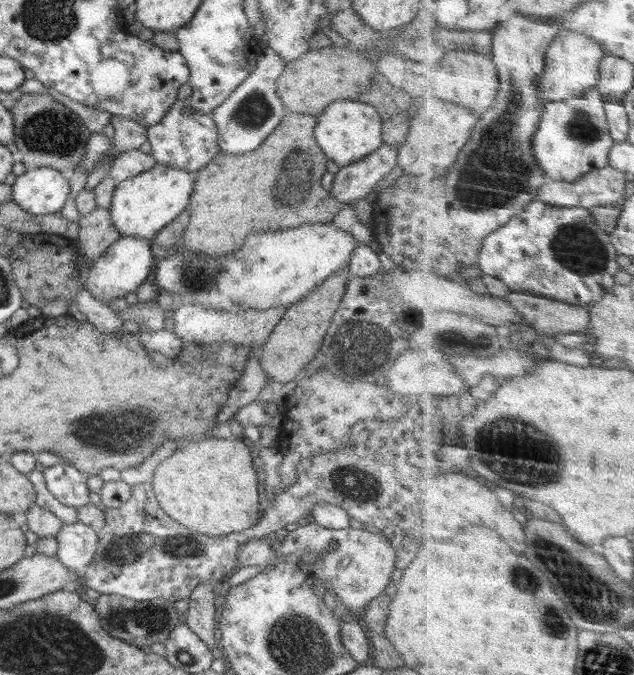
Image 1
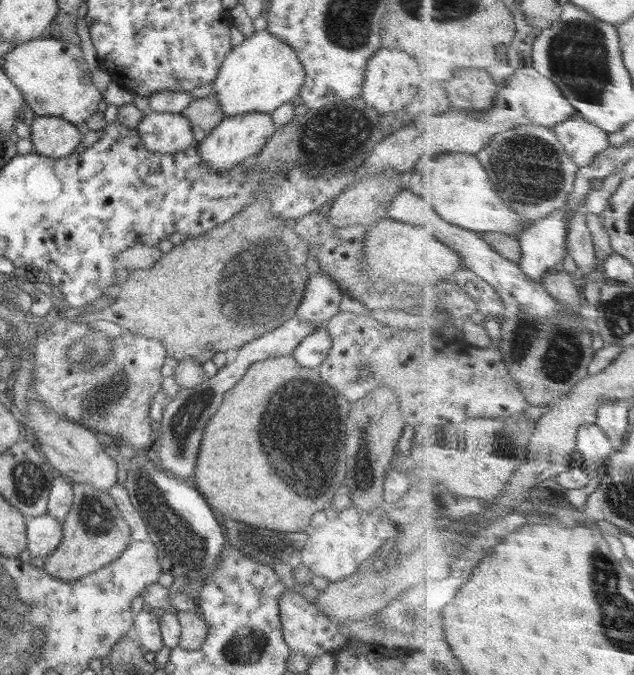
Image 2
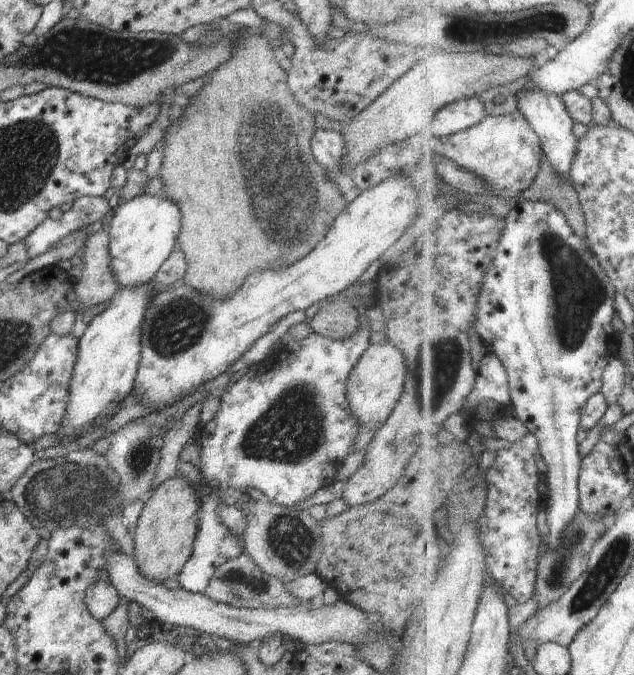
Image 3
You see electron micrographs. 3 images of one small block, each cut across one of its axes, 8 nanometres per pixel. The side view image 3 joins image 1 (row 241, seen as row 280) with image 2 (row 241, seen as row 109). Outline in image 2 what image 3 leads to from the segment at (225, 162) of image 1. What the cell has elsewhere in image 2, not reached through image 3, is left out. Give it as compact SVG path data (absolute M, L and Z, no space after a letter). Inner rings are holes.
M258 197L248 203L247 206L244 206L244 210L240 210L238 214L234 214L228 222L224 222L223 225L215 226L203 232L200 236L192 236L192 238L187 238L186 241L179 245L174 245L169 252L162 254L160 260L157 260L152 268L131 271L128 277L122 280L122 284L120 284L121 293L108 308L86 313L85 316L79 316L72 319L72 321L91 324L93 320L96 319L109 320L110 322L114 322L114 324L118 324L118 326L121 326L123 329L138 333L138 335L158 339L158 341L164 345L168 356L172 356L174 360L179 361L189 357L201 364L212 359L217 352L225 352L226 350L230 350L230 348L239 349L241 346L248 343L248 341L275 329L285 320L295 317L296 310L298 309L300 301L302 301L310 277L307 270L310 248L308 248L308 242L306 242L304 238L300 238L293 230L295 220L292 218L275 218L270 212L271 206L272 204L270 204L268 198Z

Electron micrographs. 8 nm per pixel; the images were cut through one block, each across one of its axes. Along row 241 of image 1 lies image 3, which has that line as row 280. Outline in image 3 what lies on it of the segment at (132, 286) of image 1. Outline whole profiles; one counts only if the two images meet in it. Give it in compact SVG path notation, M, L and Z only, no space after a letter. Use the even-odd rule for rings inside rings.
M140 195L128 201L115 204L111 220L107 221L110 235L110 270L112 278L120 288L134 288L148 284L166 257L175 249L176 238L180 232L182 214L178 206L166 198Z

